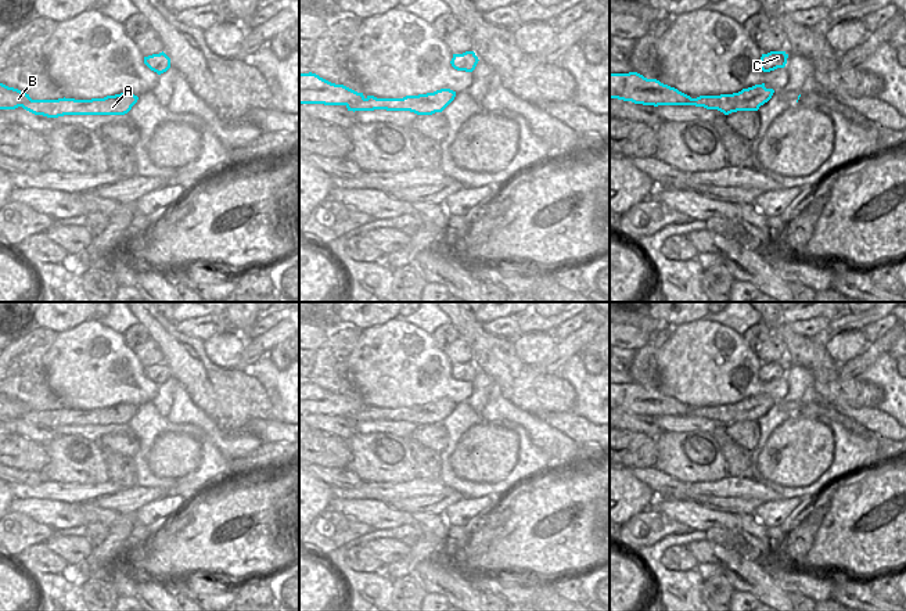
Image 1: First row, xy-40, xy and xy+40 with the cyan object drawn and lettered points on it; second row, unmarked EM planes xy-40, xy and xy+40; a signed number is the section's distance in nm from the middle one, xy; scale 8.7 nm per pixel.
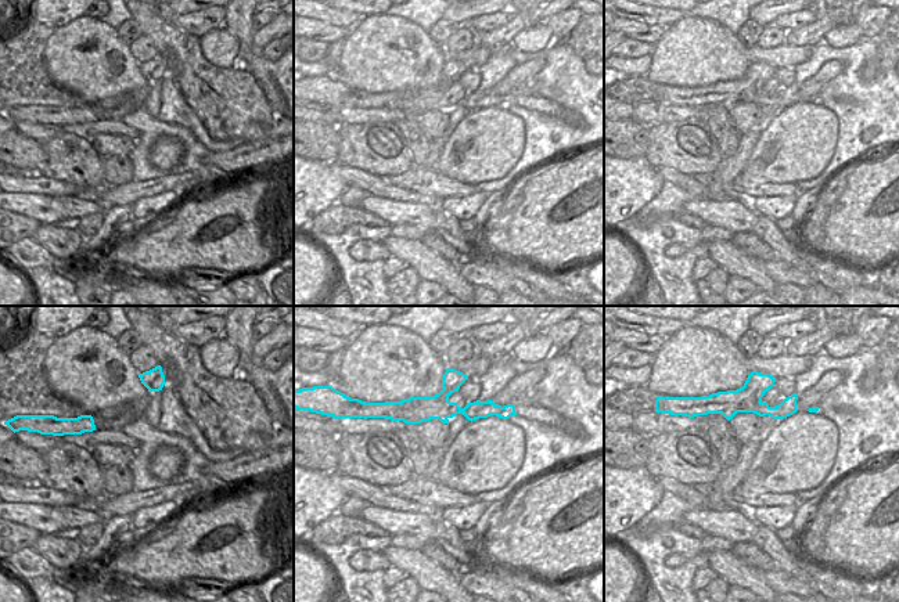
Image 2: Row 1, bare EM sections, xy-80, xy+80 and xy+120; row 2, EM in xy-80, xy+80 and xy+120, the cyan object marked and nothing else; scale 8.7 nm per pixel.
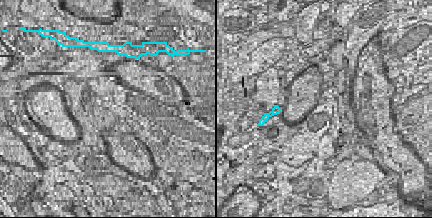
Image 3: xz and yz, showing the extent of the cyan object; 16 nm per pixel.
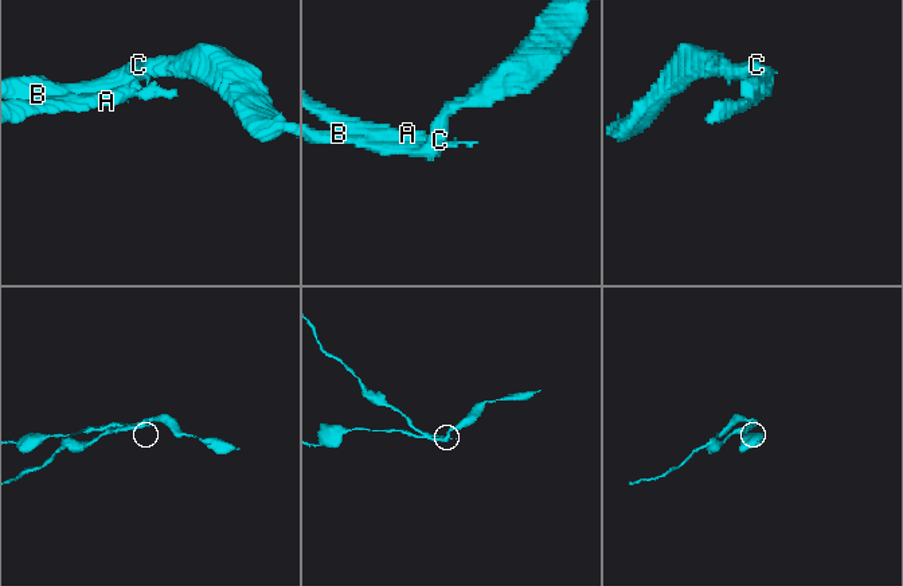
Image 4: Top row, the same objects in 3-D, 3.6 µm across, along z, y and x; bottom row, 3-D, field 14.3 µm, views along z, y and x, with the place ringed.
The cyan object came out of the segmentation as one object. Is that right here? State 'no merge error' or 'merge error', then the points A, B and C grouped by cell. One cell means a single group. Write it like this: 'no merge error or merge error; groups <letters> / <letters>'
merge error; groups A / B C

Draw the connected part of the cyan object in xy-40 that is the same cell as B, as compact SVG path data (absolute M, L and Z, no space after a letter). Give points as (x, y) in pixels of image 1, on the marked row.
M0 83L0 109L15 109L30 101L29 94Z

